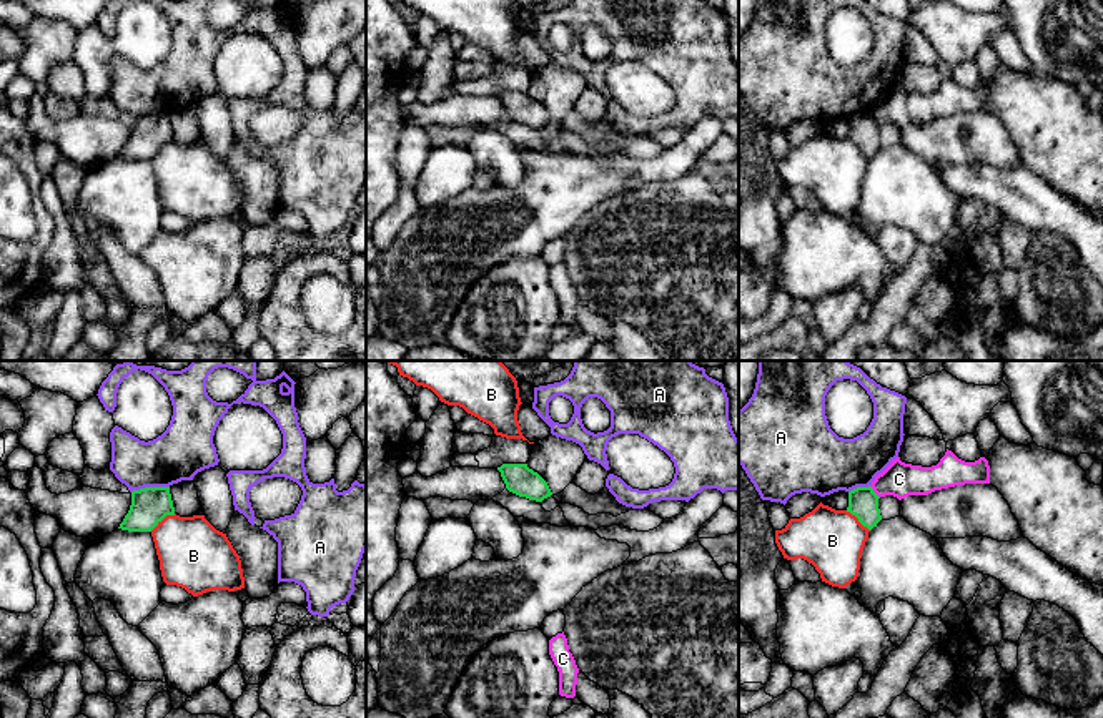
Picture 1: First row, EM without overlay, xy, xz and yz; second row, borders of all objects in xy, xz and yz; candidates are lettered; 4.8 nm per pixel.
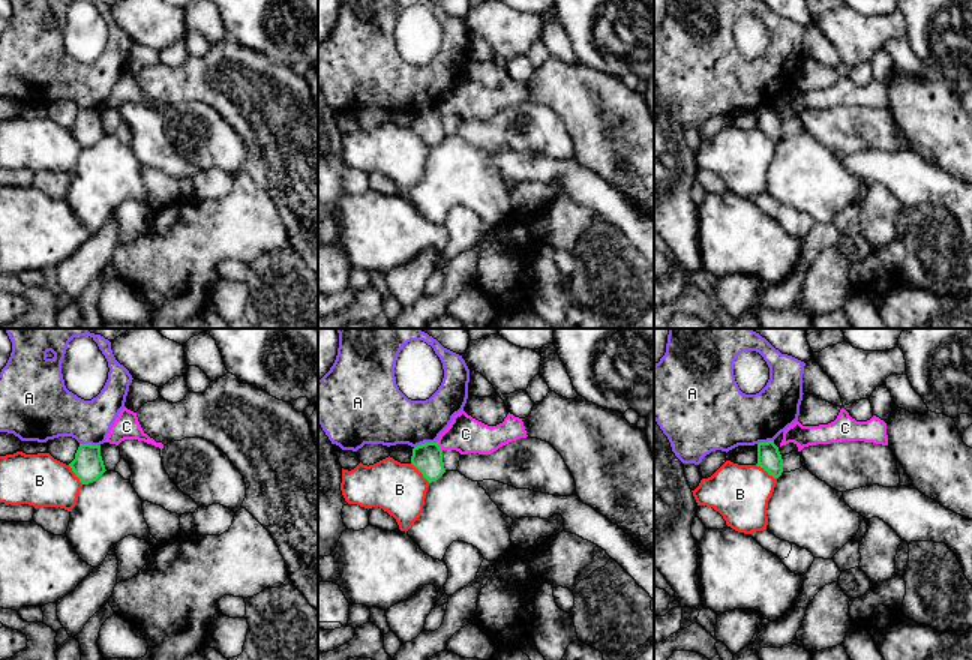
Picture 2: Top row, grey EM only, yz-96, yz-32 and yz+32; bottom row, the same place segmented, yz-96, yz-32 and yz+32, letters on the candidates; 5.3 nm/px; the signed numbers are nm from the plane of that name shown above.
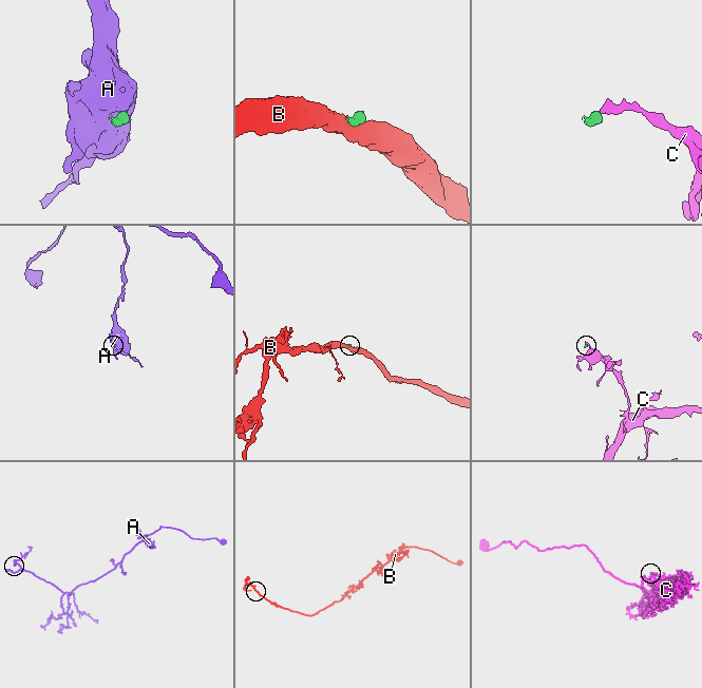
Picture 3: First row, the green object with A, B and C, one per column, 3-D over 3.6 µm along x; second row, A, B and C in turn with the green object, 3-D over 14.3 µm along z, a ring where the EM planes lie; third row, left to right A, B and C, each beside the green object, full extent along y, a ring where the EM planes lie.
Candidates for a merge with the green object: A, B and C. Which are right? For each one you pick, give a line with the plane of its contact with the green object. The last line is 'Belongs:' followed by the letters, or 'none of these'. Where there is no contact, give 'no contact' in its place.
Belongs: none of these

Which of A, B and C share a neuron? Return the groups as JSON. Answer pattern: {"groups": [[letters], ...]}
{"groups": [["A"], ["B"], ["C"]]}

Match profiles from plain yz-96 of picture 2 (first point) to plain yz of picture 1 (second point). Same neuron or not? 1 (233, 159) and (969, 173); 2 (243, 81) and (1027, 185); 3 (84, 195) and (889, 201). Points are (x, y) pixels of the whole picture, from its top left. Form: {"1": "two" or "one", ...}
{"1": "two", "2": "two", "3": "one"}

